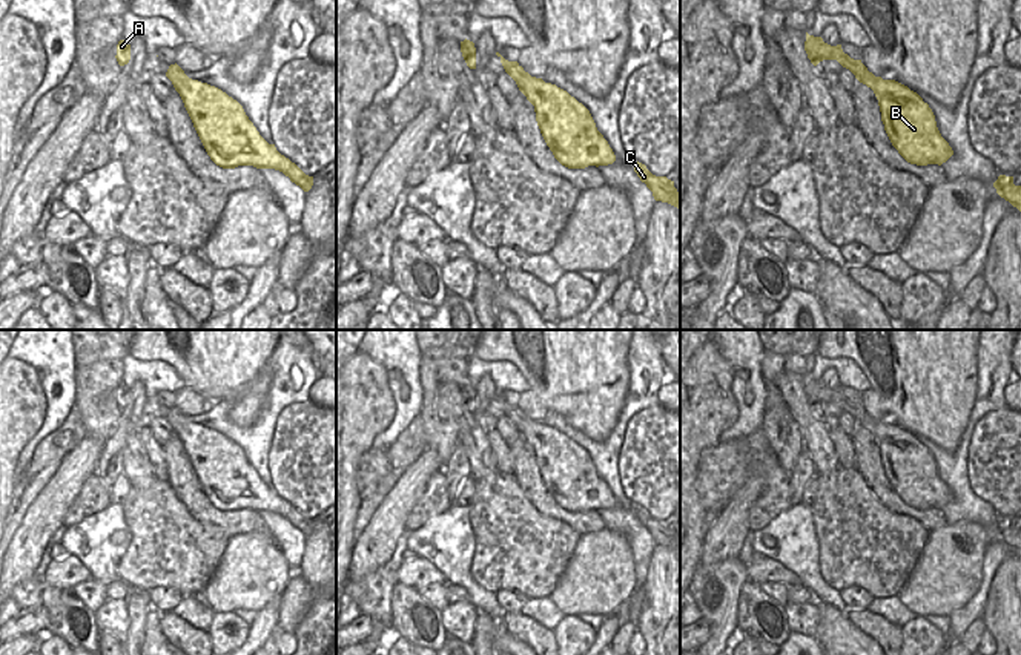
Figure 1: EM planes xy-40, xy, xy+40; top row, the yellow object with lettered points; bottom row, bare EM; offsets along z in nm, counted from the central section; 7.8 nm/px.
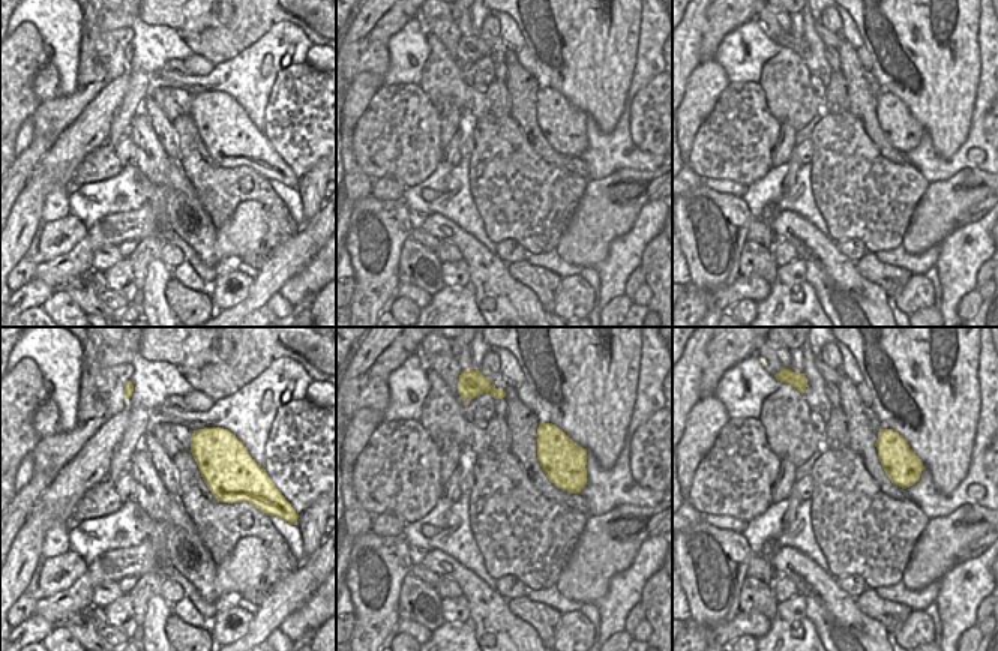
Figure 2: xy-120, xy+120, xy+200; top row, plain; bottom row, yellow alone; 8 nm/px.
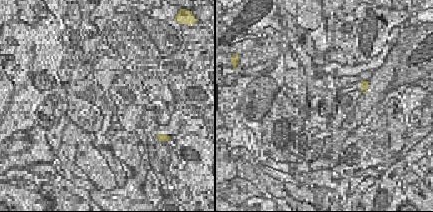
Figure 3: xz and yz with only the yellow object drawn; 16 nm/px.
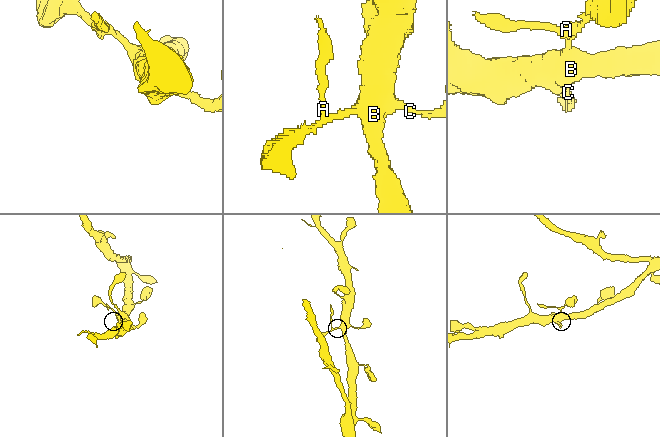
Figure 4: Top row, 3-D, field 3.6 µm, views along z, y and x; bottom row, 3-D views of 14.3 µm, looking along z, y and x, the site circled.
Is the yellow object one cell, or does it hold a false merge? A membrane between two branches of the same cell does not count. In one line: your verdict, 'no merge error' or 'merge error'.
no merge error

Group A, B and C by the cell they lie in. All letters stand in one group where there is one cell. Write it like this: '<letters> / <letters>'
A B C

